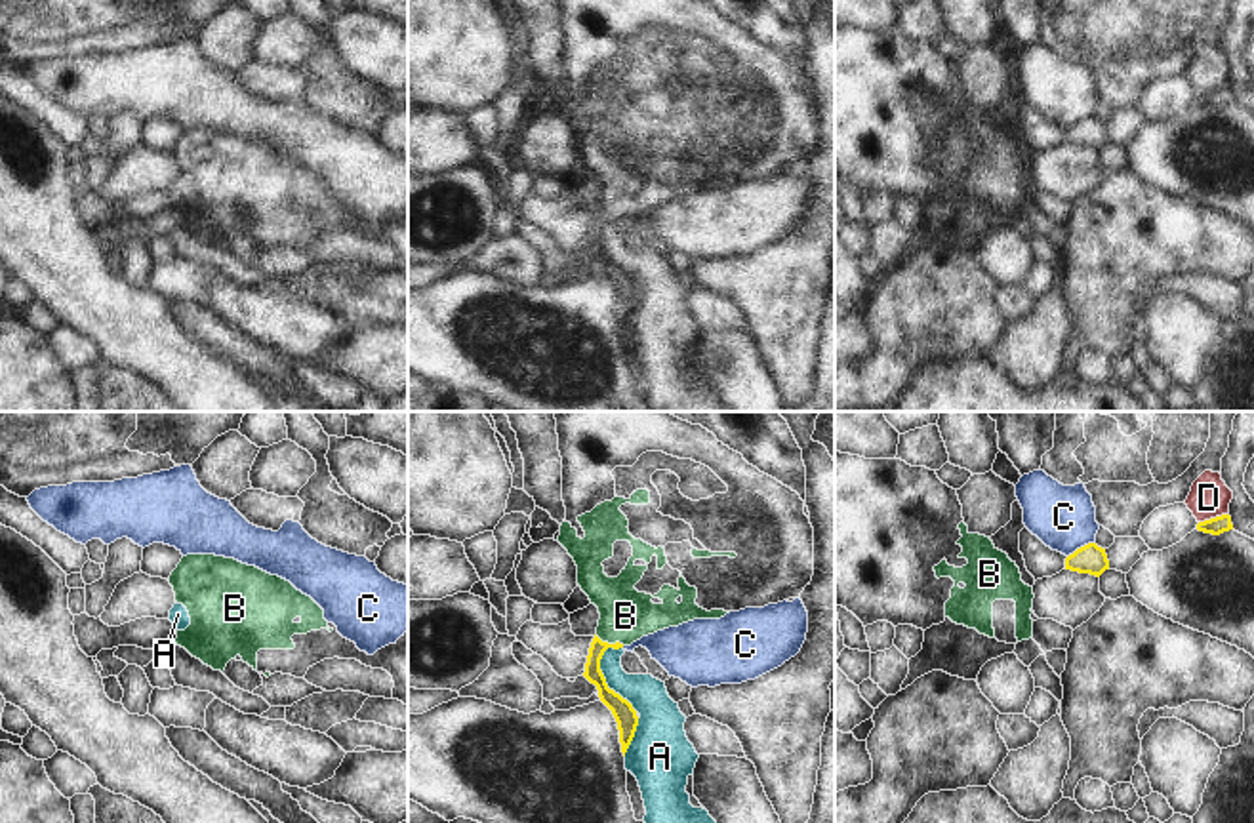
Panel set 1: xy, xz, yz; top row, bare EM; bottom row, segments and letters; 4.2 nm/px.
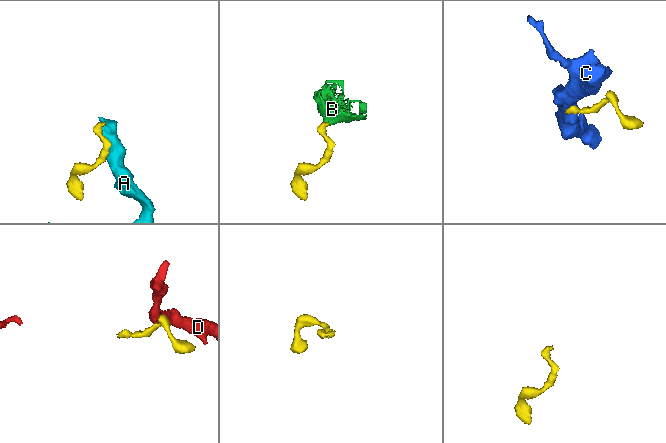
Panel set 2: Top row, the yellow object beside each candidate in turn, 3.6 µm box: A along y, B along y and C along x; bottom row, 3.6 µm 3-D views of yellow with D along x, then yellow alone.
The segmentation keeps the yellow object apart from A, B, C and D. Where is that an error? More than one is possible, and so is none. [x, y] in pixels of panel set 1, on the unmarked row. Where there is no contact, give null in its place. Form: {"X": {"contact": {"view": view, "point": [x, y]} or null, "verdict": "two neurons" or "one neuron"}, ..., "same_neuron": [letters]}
{"A": {"contact": {"view": "xz", "point": [605, 254]}, "verdict": "two neurons"}, "B": {"contact": {"view": "xz", "point": [610, 218]}, "verdict": "one neuron"}, "C": {"contact": {"view": "yz", "point": [1081, 120]}, "verdict": "two neurons"}, "D": {"contact": {"view": "yz", "point": [1213, 92]}, "verdict": "two neurons"}, "same_neuron": ["B"]}

